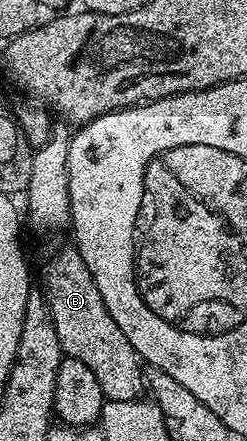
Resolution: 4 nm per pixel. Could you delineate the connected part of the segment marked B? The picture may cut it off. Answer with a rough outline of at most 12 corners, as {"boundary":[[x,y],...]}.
{"boundary":[[76,246],[46,262],[62,353],[106,400],[142,399],[141,355]]}

